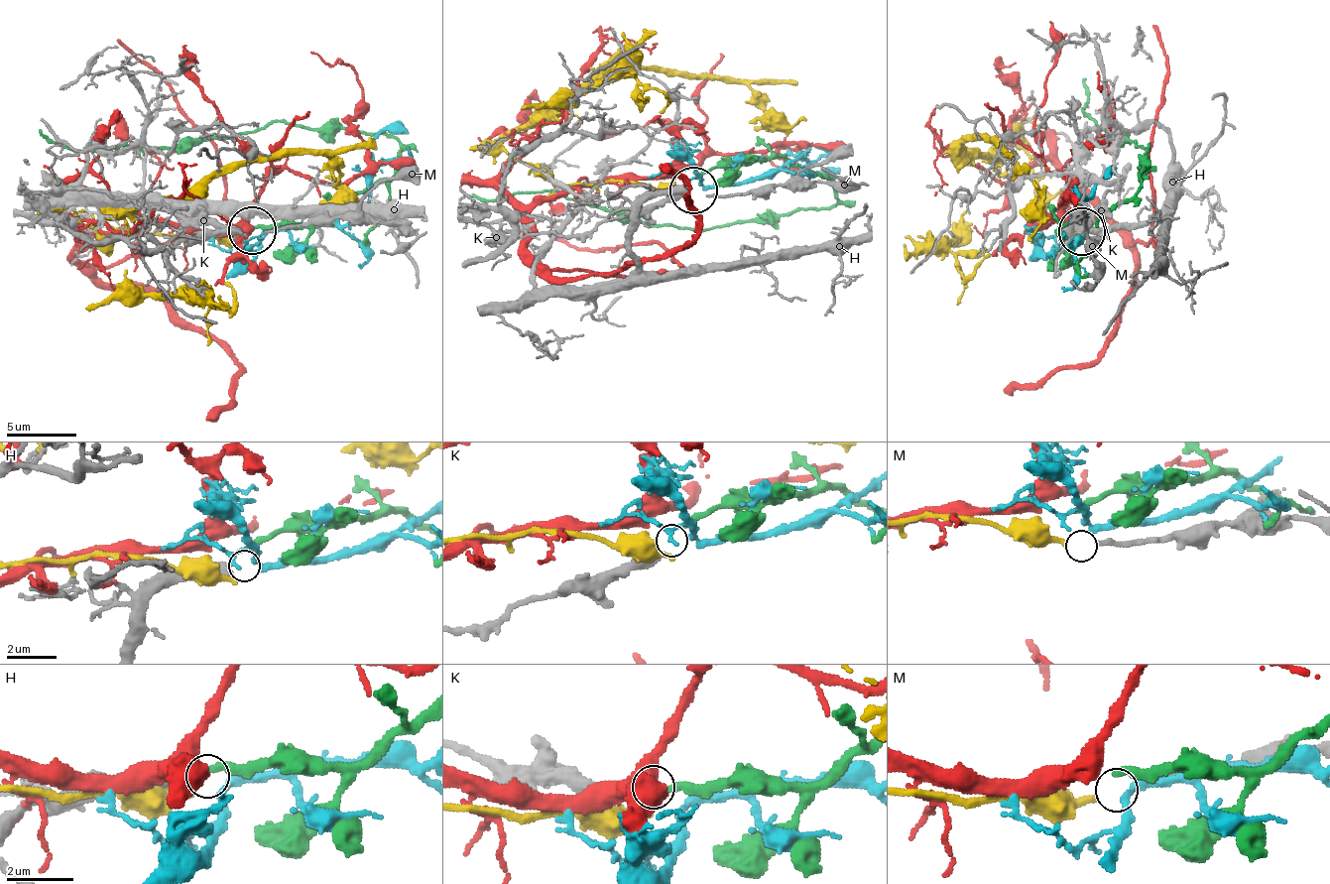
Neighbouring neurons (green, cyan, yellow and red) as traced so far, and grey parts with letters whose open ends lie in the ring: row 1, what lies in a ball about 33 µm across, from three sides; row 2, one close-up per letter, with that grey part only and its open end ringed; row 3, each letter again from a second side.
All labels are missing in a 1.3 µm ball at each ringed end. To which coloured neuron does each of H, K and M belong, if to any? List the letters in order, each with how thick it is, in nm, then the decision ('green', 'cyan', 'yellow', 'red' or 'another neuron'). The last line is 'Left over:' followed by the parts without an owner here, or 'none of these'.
H: 400 nm | cyan
K: 400 nm | green
M: 200 nm | yellow
Left over: none of these

